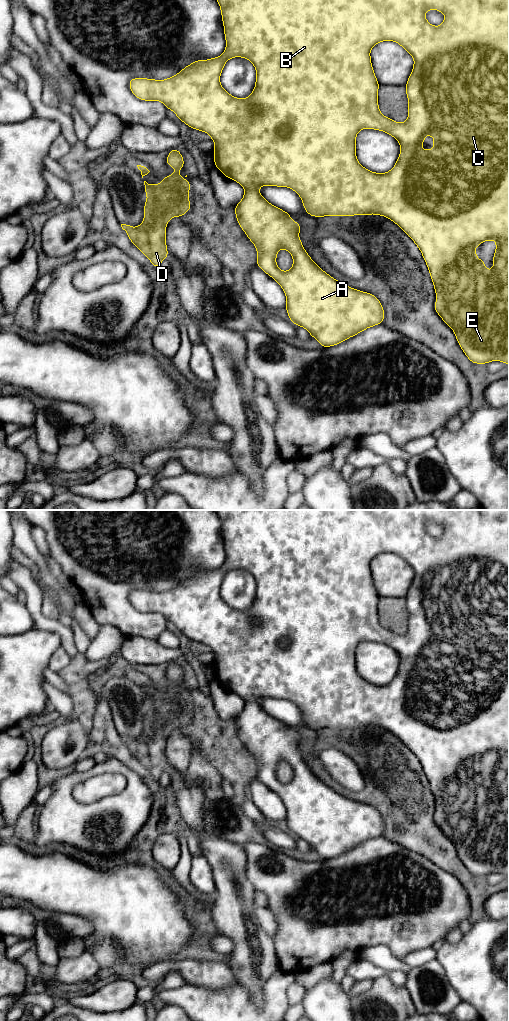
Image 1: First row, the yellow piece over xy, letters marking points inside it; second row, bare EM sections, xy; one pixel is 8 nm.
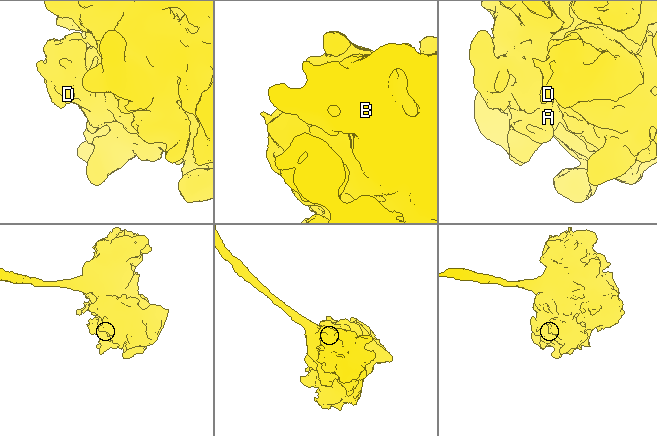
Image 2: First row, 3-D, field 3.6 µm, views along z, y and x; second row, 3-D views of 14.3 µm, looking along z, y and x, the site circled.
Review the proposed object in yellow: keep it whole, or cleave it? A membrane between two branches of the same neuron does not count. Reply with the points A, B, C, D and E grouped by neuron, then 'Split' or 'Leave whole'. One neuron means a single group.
Groups: A B C D E. Leave whole

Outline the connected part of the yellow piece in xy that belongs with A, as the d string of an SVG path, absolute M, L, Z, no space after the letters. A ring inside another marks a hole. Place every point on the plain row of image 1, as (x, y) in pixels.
M215 510L221 521L226 560L215 570L196 572L184 579L178 586L164 592L132 590L129 600L132 606L143 613L160 613L173 623L177 630L188 639L206 644L215 655L213 661L214 678L226 690L239 695L245 702L241 713L234 719L236 732L241 741L257 762L256 777L273 790L286 807L285 822L290 833L305 840L311 849L323 859L331 859L346 853L367 840L383 835L385 824L380 812L373 806L349 799L322 782L309 768L299 750L301 737L293 733L286 723L269 715L259 704L261 698L288 699L302 712L304 722L313 729L380 727L389 730L398 737L417 757L427 776L434 796L437 812L434 820L441 831L454 843L457 854L474 876L487 876L500 873L509 877L509 510ZM437 522L445 527L440 538L431 537L425 525ZM382 553L398 555L414 572L412 584L406 594L408 630L399 635L384 628L378 617L379 595L374 585L370 563ZM235 569L249 572L256 581L256 594L251 607L236 610L229 606L220 595L225 575ZM362 641L374 641L386 644L400 656L401 662L394 679L386 685L376 685L363 679L356 669L356 648ZM433 648L433 661L421 661L424 650ZM484 753L496 753L493 766L493 780L487 782L484 772L480 772L475 761ZM280 761L288 763L293 770L290 782L282 783L276 775Z

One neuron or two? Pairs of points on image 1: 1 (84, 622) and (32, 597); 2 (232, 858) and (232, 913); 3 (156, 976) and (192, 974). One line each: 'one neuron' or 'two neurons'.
1: two neurons
2: one neuron
3: one neuron

